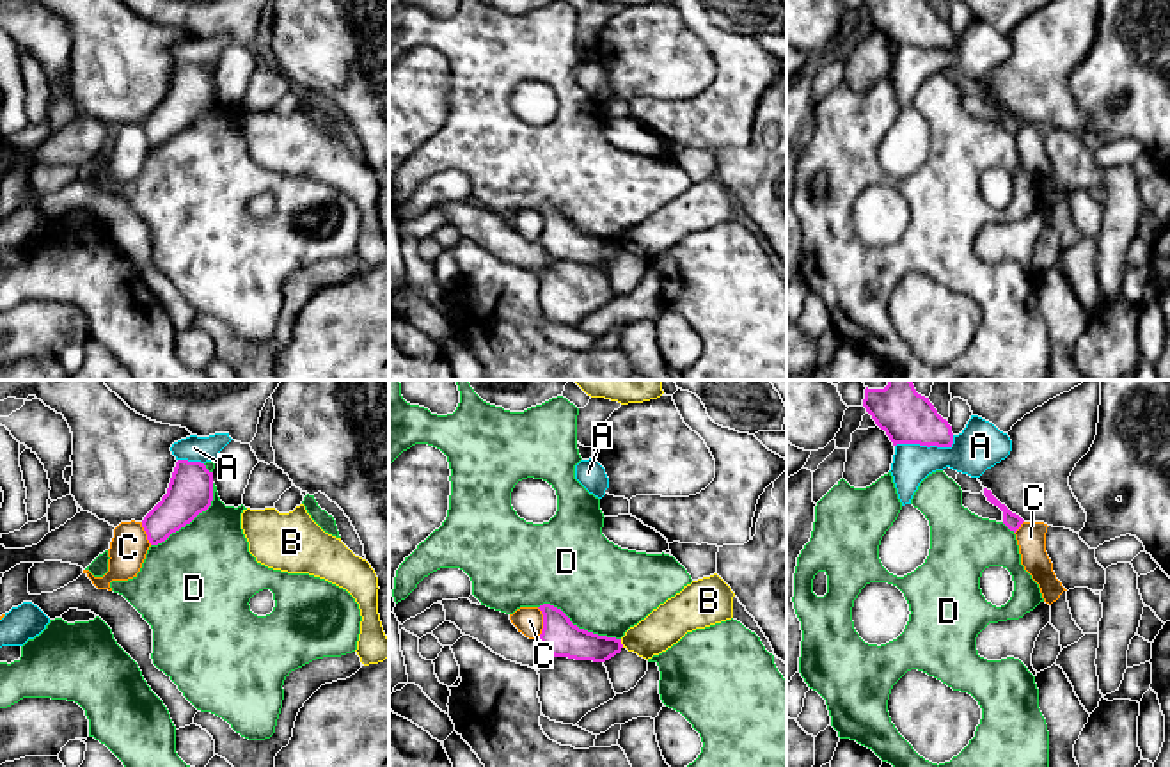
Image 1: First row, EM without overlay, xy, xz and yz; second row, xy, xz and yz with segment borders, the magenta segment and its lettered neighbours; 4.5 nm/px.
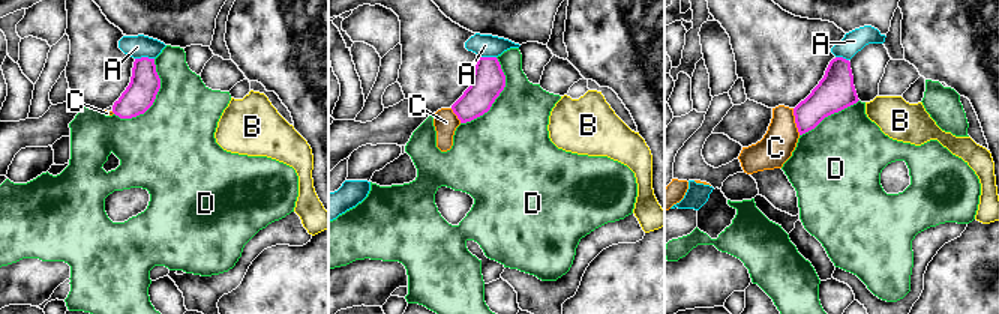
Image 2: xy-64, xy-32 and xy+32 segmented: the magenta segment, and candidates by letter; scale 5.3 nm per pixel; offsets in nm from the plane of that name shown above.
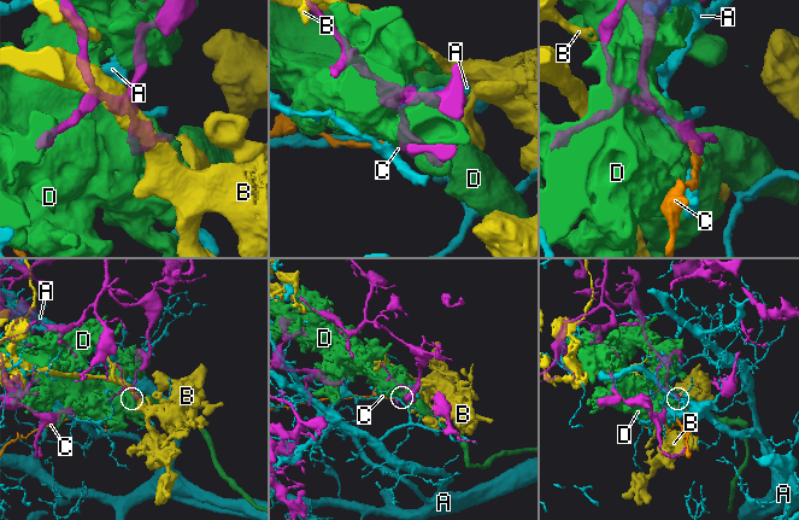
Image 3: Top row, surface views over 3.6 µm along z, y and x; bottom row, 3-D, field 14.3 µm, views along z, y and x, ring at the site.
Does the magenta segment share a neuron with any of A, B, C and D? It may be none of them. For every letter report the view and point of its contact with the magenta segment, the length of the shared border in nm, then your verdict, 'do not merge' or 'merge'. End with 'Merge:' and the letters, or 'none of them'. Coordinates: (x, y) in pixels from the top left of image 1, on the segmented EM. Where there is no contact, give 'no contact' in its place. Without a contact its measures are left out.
A: yz (927, 446) | 280 nm | do not merge
B: xz (620, 643) | 40 nm | do not merge
C: xz (544, 624) | 140 nm | do not merge
D: xz (577, 627) | 400 nm | do not merge
Merge: none of them

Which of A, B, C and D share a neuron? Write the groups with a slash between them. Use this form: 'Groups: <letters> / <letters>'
Groups: A / B / C / D

